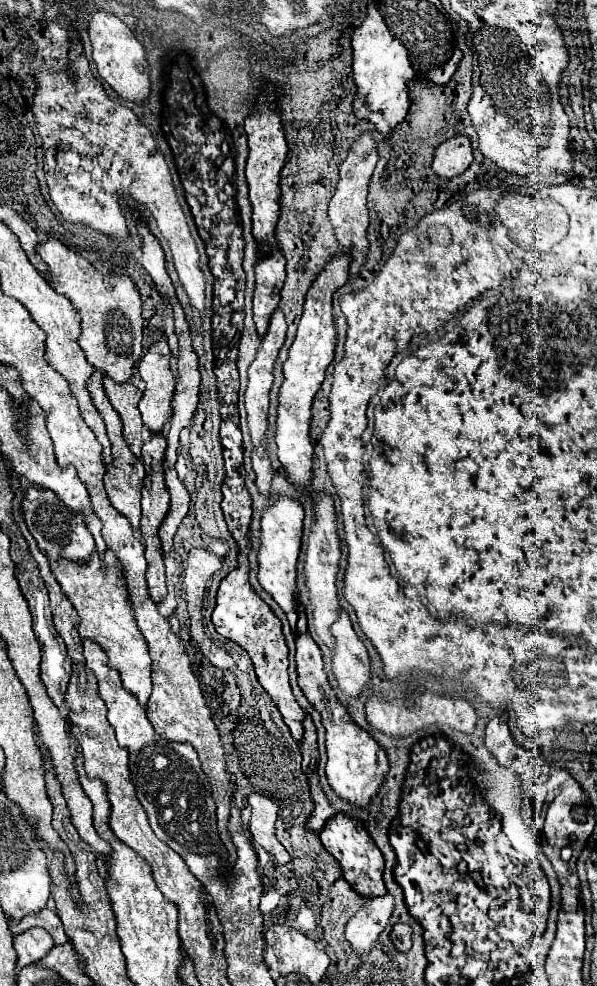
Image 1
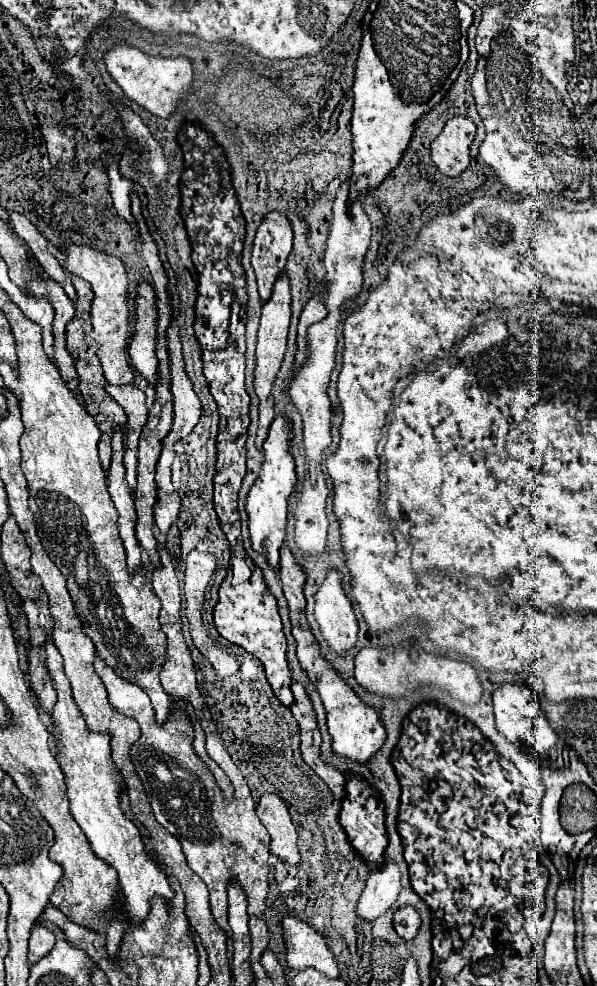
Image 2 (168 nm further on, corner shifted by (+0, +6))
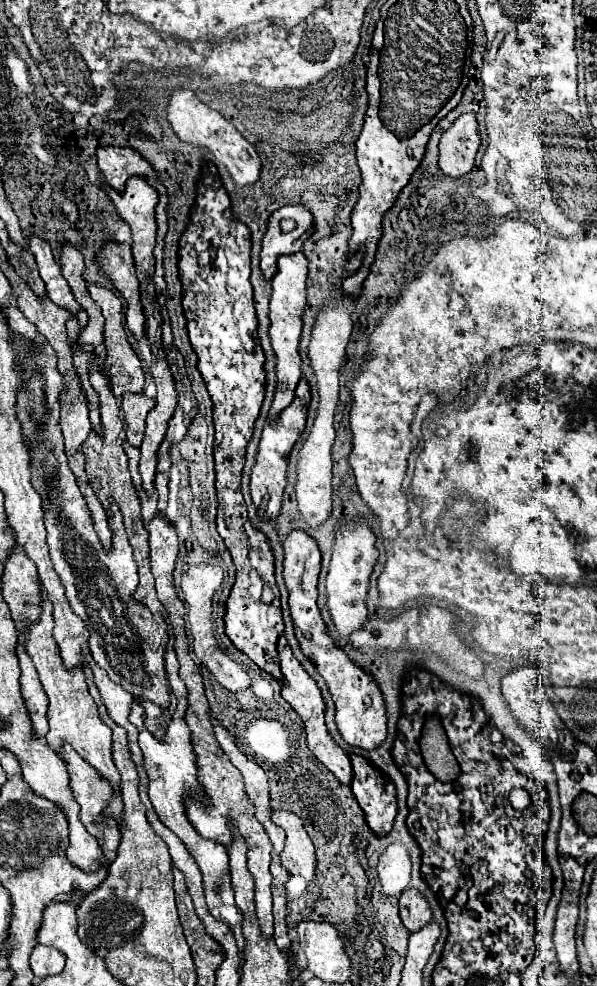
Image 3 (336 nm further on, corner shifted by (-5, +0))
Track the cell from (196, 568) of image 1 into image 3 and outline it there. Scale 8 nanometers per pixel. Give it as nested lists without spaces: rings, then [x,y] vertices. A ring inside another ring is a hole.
[[[212,564],[190,566],[182,576],[190,636],[212,636],[212,596],[222,584],[222,568]]]

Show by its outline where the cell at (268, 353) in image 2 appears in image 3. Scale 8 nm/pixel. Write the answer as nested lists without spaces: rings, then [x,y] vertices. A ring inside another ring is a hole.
[[[302,252],[292,254],[292,256],[280,256],[278,258],[278,274],[272,278],[272,298],[270,298],[270,342],[276,354],[276,376],[278,376],[278,386],[274,394],[274,402],[270,406],[268,422],[276,422],[280,416],[280,410],[284,410],[292,398],[294,398],[294,388],[300,382],[300,356],[298,356],[298,340],[302,332],[302,314],[304,314],[304,304],[306,304],[306,280],[308,274],[308,260],[304,258]]]

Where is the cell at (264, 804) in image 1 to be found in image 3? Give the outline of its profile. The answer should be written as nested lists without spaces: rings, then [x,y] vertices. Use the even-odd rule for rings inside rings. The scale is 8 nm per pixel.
[[[276,810],[272,812],[272,822],[284,828],[286,832],[286,846],[280,854],[282,866],[290,874],[298,874],[310,882],[314,878],[316,858],[314,858],[314,844],[302,826],[302,820],[294,812]]]

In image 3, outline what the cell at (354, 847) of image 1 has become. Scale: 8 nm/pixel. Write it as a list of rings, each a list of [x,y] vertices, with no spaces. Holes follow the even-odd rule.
[[[350,754],[350,762],[354,770],[352,792],[366,816],[366,824],[378,838],[384,838],[392,830],[398,812],[394,784],[362,756]]]

